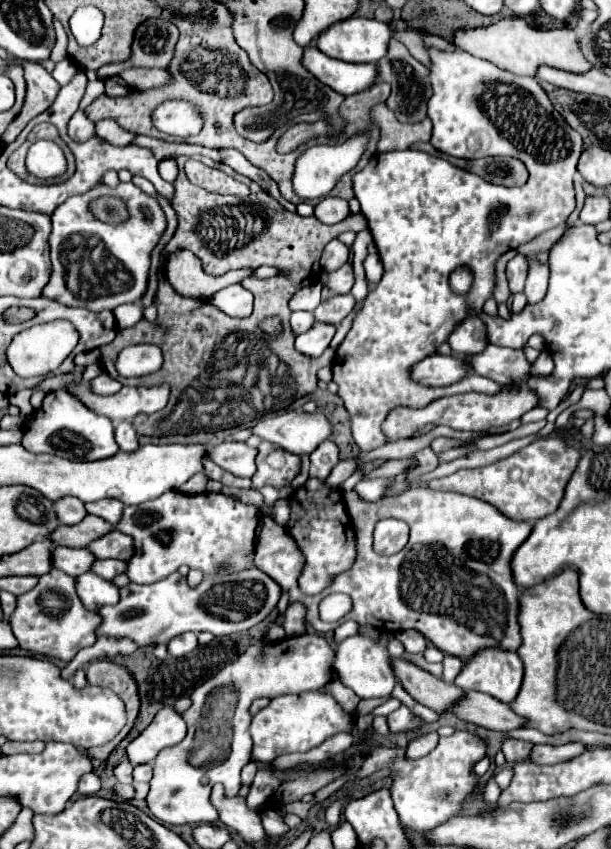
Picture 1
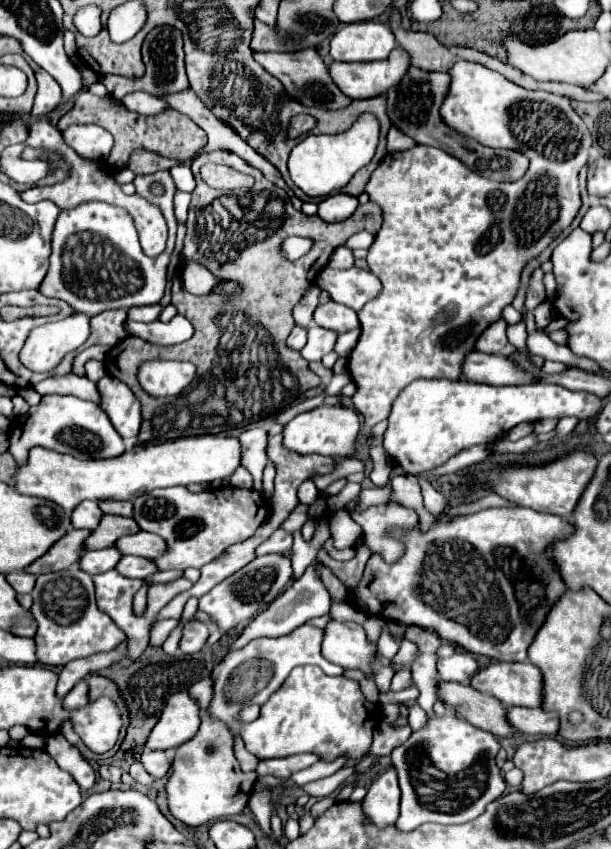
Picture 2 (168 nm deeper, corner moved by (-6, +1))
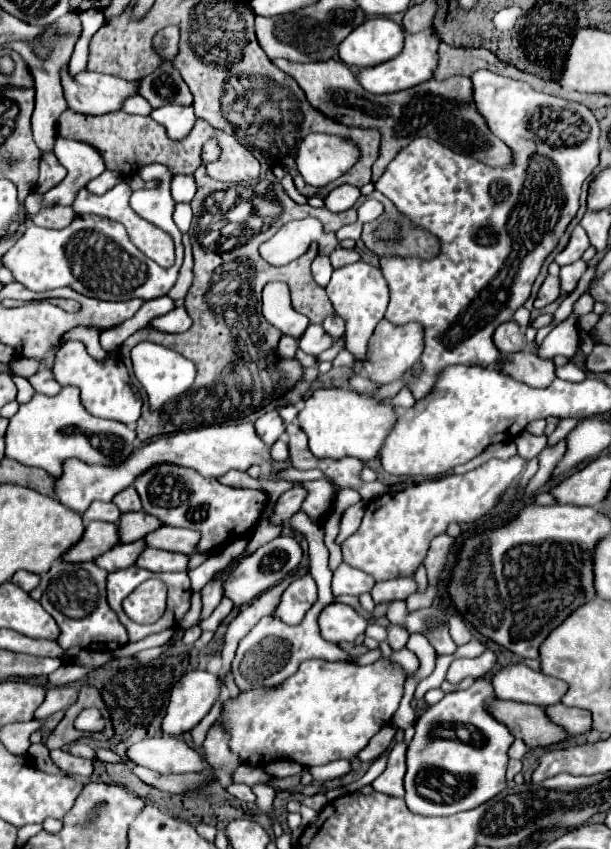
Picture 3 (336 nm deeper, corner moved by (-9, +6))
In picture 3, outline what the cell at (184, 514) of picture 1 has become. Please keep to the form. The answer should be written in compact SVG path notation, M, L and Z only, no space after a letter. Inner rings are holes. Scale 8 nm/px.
M156 464L148 468L134 480L134 488L140 494L146 514L158 516L168 526L200 530L202 540L198 544L198 552L220 548L226 544L228 536L236 540L250 532L266 504L266 494L260 490L230 488L220 484L216 478L198 474L194 468L182 468L176 464Z

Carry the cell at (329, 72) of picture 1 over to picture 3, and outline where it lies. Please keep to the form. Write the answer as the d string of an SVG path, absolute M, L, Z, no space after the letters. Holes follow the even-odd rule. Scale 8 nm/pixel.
M428 28L418 34L406 34L404 50L394 60L388 60L374 68L360 70L358 80L372 94L392 94L428 82L430 78L434 78L434 70L438 66L438 44L440 44L440 36L436 34L434 28Z

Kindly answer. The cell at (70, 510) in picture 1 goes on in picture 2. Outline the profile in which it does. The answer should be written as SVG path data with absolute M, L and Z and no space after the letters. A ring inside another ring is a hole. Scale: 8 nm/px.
M83 501L79 503L73 513L71 513L71 525L77 527L77 529L95 529L95 525L99 523L101 519L101 509L97 507L97 503L93 501Z

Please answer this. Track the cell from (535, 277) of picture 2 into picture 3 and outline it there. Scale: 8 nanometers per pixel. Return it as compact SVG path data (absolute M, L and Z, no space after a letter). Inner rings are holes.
M548 276L534 300L534 308L544 308L548 306L550 302L554 302L556 298L560 296L560 278L554 278L554 276Z

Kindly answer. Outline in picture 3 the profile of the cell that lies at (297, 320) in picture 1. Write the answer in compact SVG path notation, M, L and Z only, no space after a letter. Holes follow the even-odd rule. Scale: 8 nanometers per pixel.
M282 336L280 344L278 344L278 356L280 356L280 358L294 358L296 348L298 348L298 346L296 346L296 340L294 340L294 338Z

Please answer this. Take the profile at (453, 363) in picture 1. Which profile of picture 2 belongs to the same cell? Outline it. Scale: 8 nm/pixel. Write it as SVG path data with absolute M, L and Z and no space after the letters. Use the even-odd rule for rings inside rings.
M467 353L461 365L461 377L473 383L487 385L525 385L529 383L511 361L503 355L487 355L487 353Z

